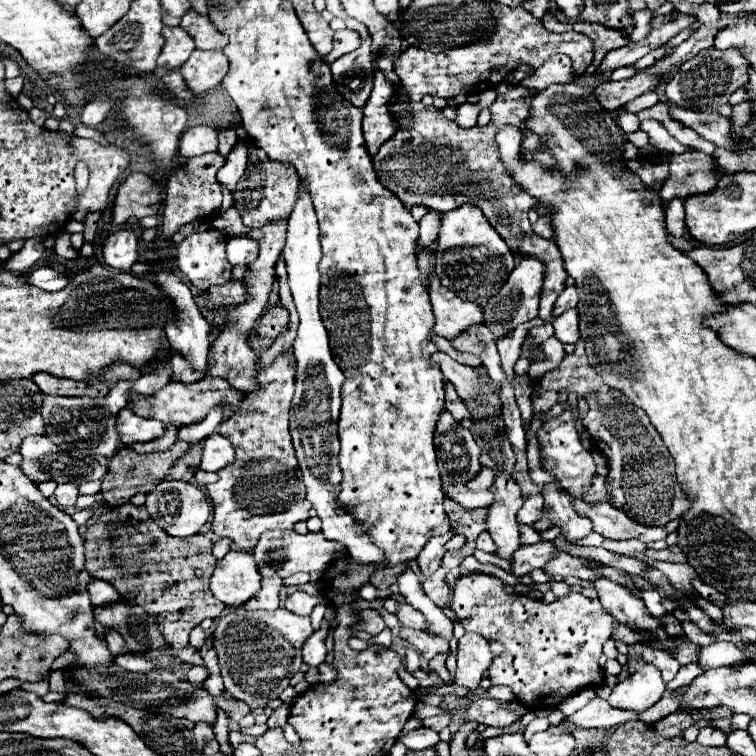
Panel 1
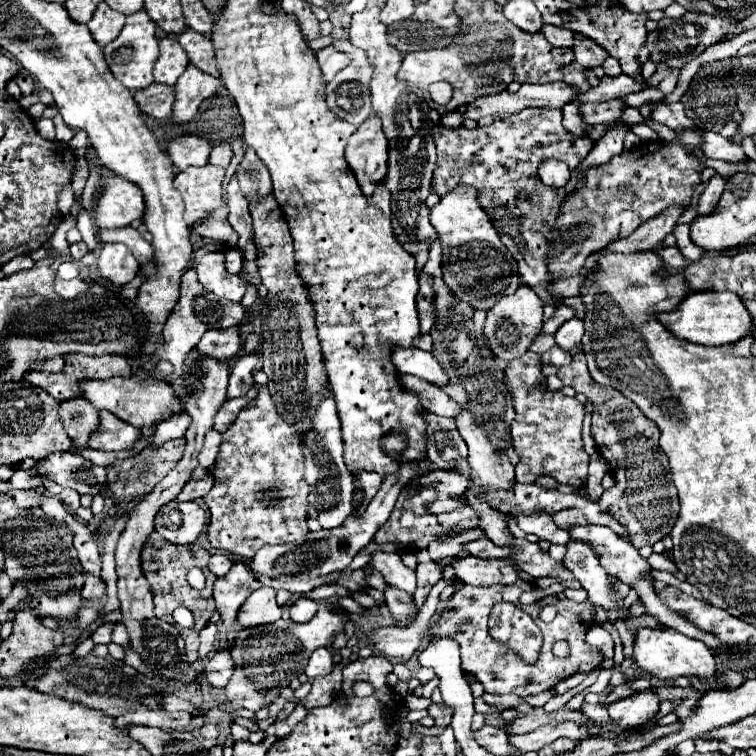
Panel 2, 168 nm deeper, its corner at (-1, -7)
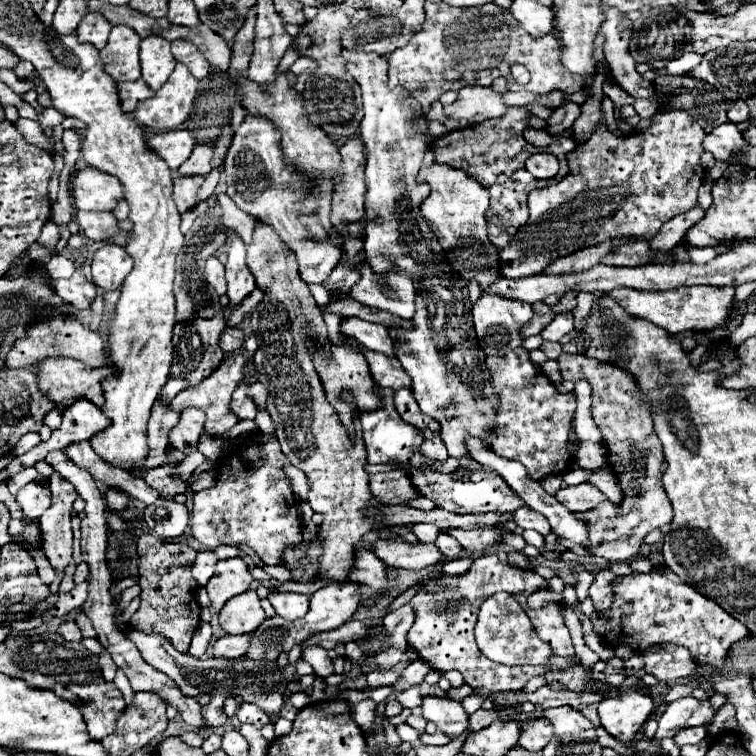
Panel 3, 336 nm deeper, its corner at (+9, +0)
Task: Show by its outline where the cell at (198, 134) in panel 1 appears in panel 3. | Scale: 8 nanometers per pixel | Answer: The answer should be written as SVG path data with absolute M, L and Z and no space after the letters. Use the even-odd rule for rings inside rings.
M172 129L150 135L148 145L168 163L172 171L176 171L190 157L196 141L188 129Z

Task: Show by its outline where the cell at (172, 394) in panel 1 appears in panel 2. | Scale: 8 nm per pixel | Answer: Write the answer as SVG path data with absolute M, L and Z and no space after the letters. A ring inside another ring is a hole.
M138 376L130 378L110 378L110 380L80 380L80 396L92 402L98 410L110 410L116 418L142 428L152 426L156 422L162 422L170 418L172 414L182 412L182 402L176 398L172 386L160 382L160 380L142 380Z

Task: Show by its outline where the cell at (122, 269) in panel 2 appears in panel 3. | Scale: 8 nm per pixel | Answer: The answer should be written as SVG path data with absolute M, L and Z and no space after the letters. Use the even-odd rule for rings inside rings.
M108 243L94 253L92 283L104 291L118 289L132 269L132 259L124 247Z

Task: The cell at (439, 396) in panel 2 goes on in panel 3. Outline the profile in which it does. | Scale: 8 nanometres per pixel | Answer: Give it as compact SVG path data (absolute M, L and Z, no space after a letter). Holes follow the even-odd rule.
M362 347L362 353L366 355L366 361L370 363L370 371L374 375L374 381L380 387L386 389L402 389L402 387L412 387L410 385L410 377L406 375L406 371L402 371L402 365L396 357L386 357L386 355L378 355L376 351L370 351L366 347Z

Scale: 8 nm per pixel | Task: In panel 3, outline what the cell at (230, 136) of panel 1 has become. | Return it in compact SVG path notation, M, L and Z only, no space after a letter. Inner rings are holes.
M212 143L196 145L188 161L184 161L182 167L178 169L178 175L208 175L212 171L212 157L214 157Z

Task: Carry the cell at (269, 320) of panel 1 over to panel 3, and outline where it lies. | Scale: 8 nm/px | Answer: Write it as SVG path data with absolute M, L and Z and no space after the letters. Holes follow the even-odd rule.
M238 327L224 329L224 333L222 333L222 337L220 337L220 347L222 347L226 353L234 353L234 351L238 351L242 345L244 345L244 333L242 333L242 329L238 329Z

